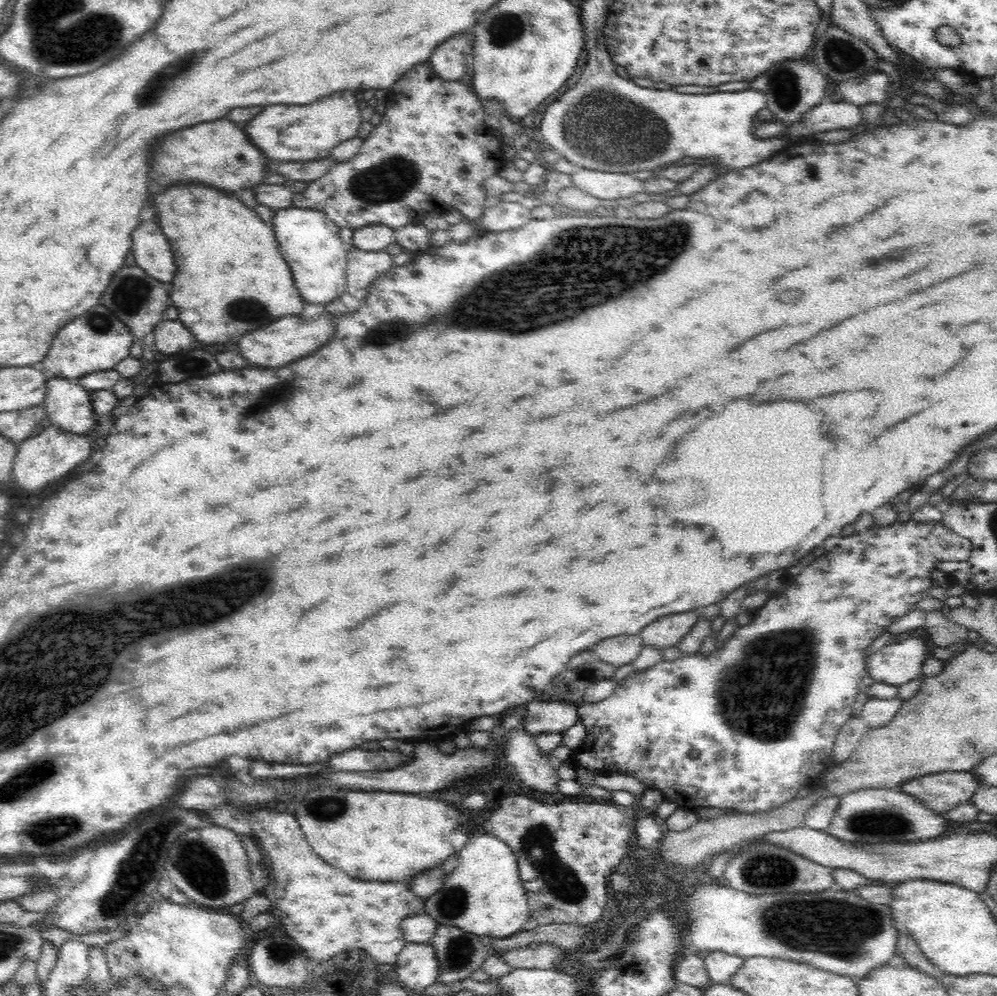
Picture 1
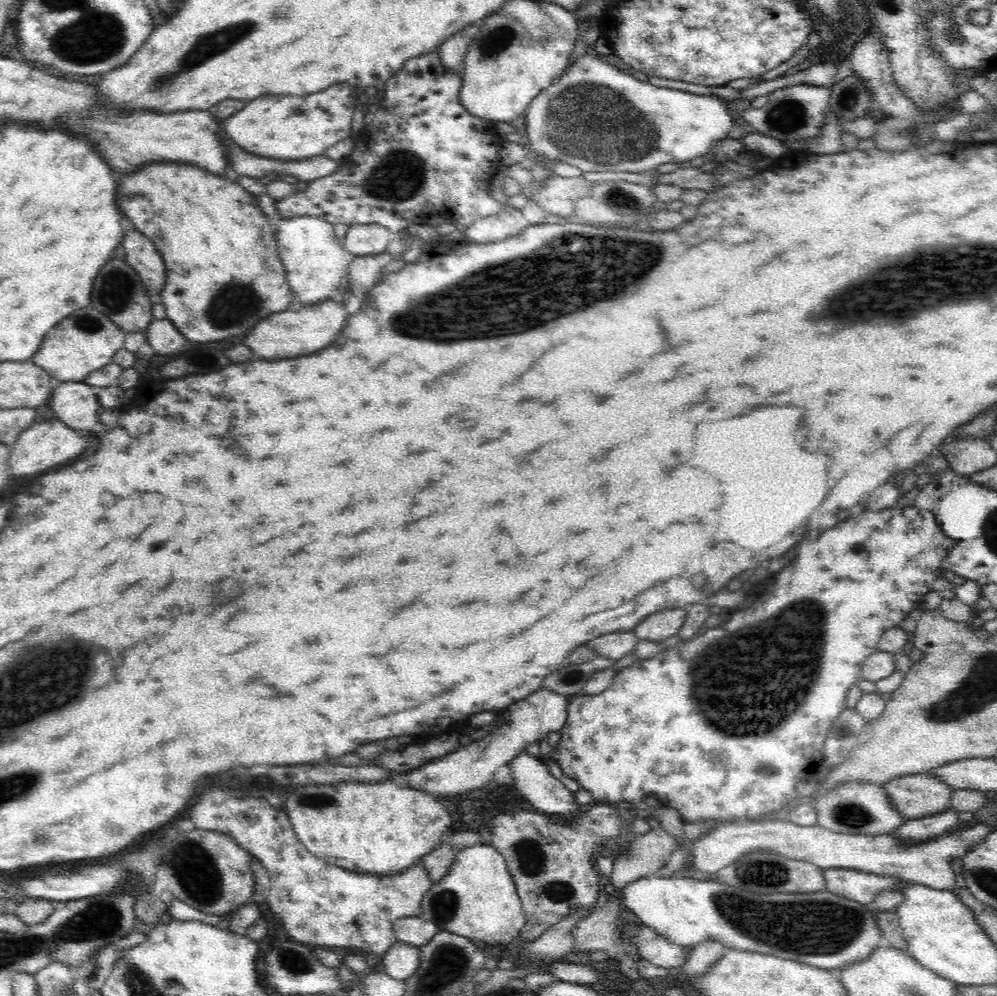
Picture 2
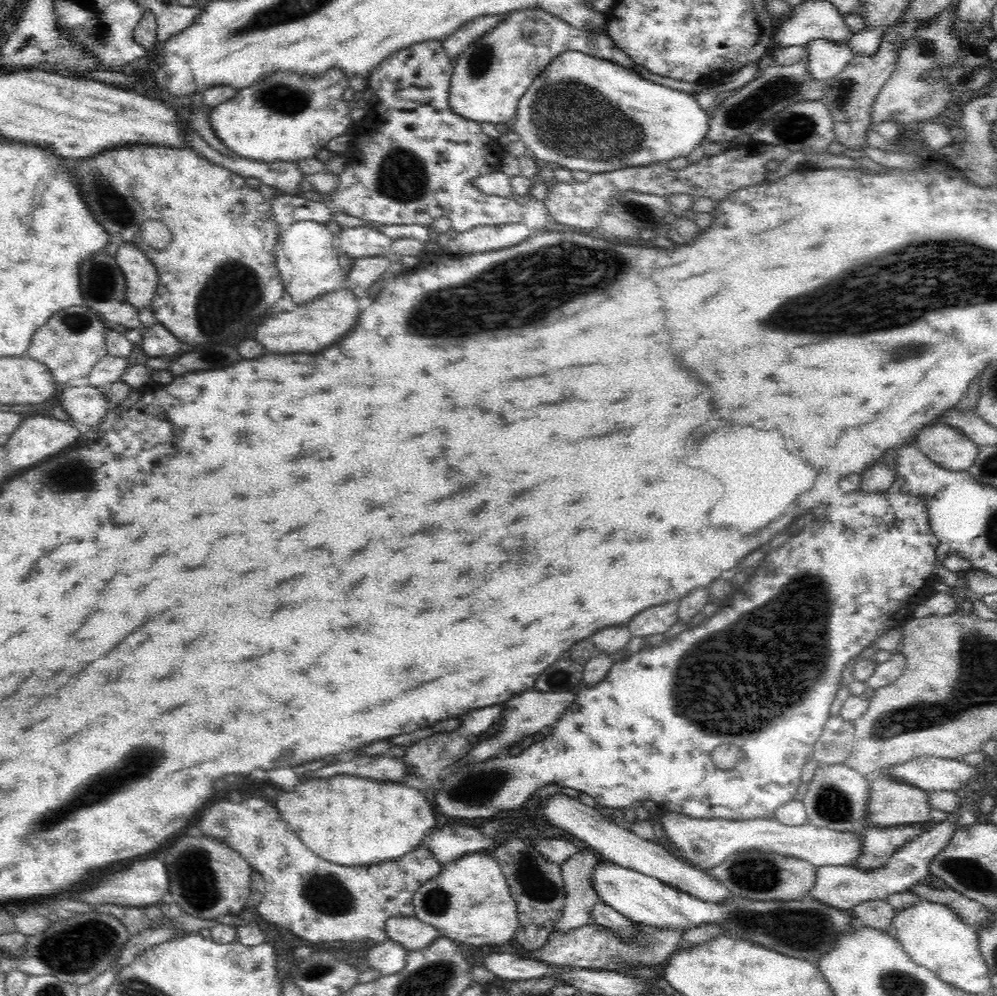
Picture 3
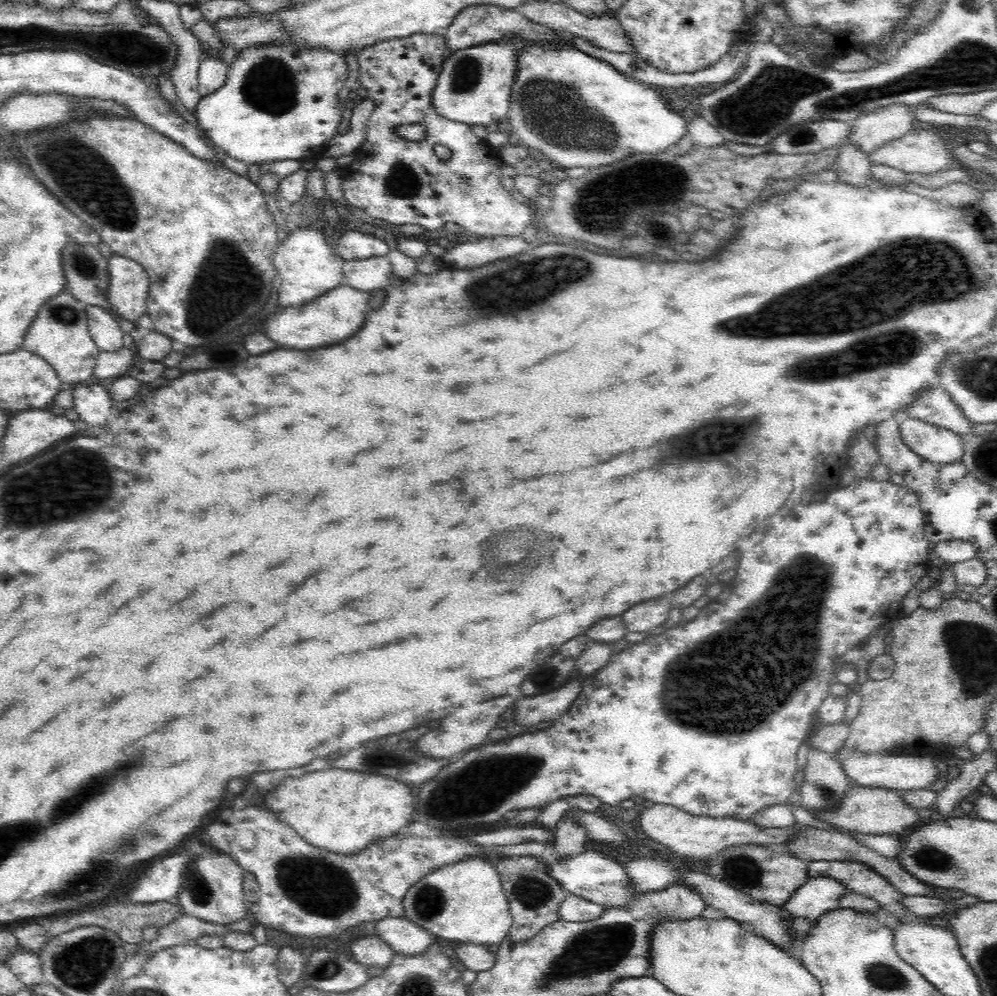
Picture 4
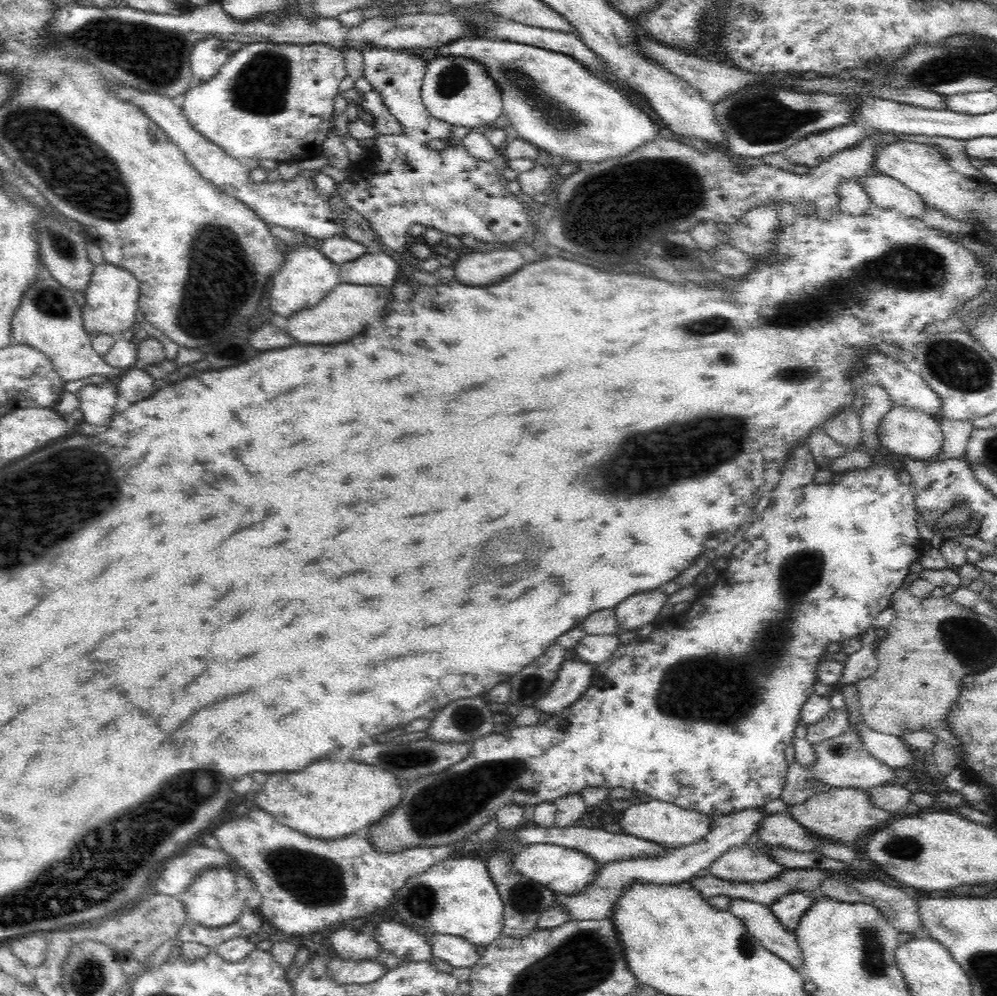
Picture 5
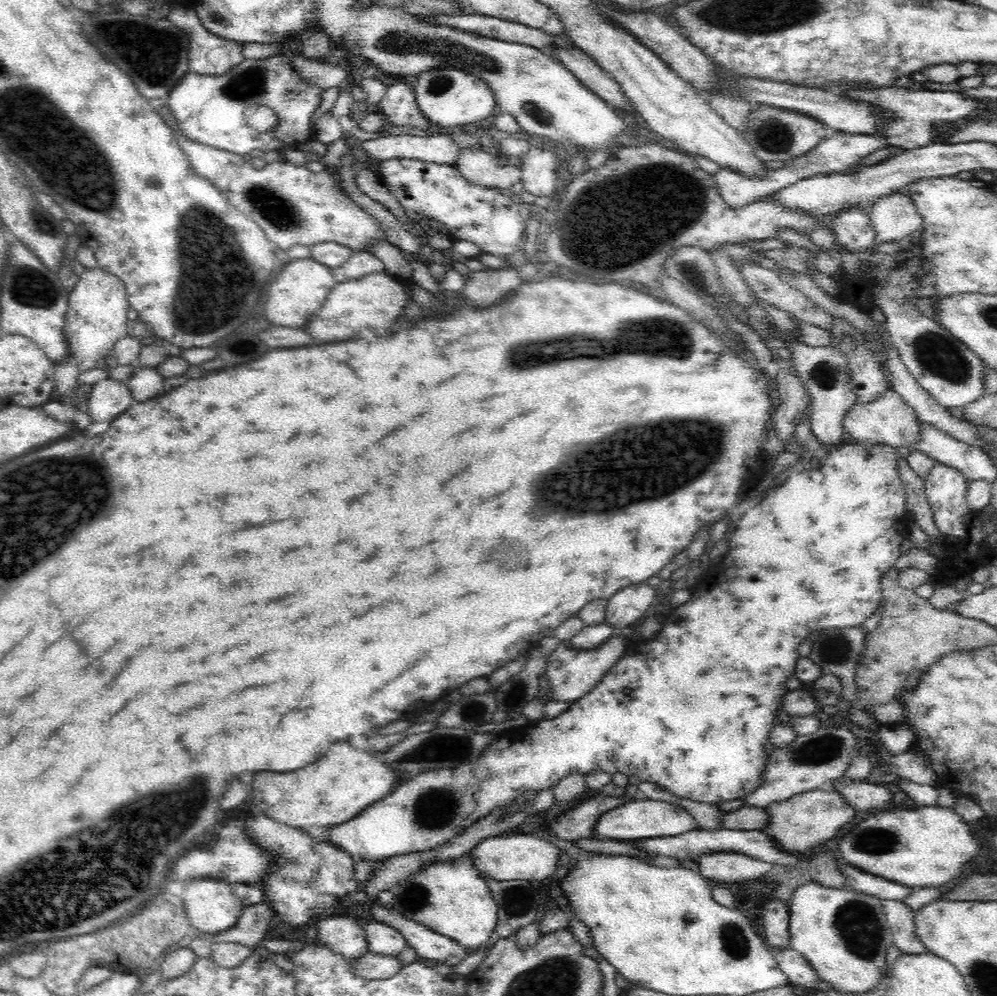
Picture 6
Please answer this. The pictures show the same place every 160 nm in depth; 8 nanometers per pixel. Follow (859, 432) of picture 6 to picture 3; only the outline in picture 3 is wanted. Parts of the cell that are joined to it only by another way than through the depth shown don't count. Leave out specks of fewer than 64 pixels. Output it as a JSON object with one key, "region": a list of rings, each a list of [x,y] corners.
{"region":[[[940,422],[922,428],[914,440],[930,460],[952,471],[968,471],[980,452],[964,431]]]}

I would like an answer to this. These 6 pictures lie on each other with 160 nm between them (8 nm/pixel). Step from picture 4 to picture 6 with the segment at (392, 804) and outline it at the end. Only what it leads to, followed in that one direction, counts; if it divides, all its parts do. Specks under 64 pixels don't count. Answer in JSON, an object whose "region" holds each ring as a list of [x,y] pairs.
{"region":[[[332,744],[329,752],[315,764],[294,772],[258,772],[252,784],[252,800],[254,804],[272,817],[276,822],[296,829],[310,829],[312,826],[332,828],[356,818],[362,810],[372,806],[390,794],[398,782],[394,782],[394,772],[382,763],[375,754],[368,754],[350,746],[350,744]]]}

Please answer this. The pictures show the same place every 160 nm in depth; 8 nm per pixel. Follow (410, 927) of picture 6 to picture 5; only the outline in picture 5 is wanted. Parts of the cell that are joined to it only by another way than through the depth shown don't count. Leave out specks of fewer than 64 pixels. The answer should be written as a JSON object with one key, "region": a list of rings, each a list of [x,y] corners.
{"region":[[[429,932],[426,937],[432,947],[432,956],[448,962],[454,969],[472,969],[480,960],[479,947],[462,936]]]}

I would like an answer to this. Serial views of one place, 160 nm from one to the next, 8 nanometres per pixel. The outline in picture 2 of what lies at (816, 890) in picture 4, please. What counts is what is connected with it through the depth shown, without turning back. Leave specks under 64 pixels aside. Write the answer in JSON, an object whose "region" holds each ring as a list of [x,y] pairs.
{"region":[[[824,869],[824,890],[860,904],[870,905],[881,890],[900,890],[906,884],[893,876],[880,876],[852,869]]]}

